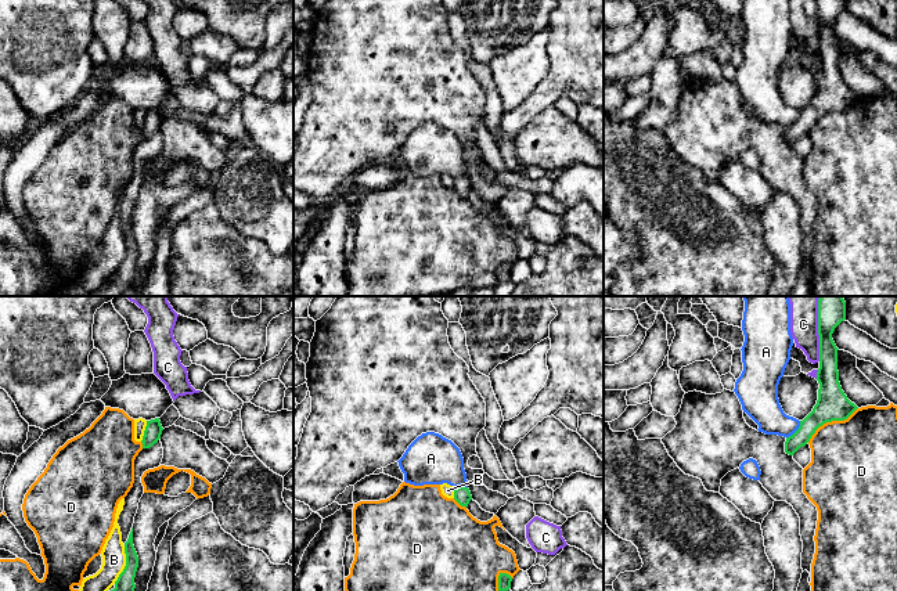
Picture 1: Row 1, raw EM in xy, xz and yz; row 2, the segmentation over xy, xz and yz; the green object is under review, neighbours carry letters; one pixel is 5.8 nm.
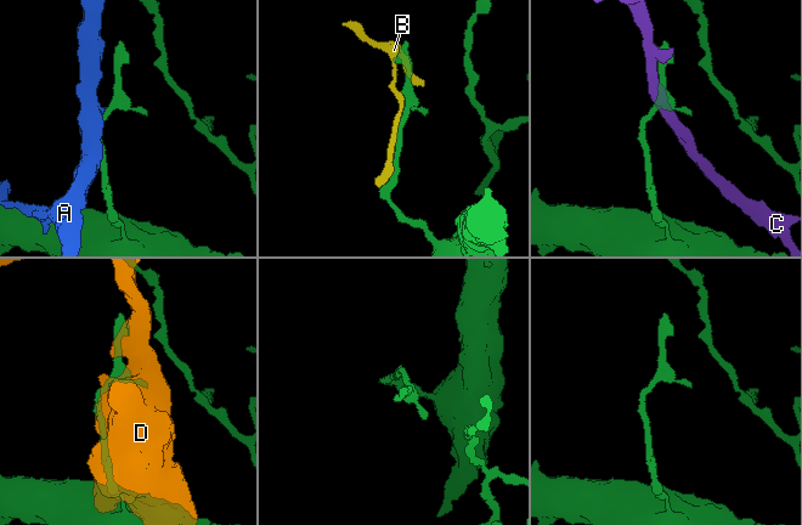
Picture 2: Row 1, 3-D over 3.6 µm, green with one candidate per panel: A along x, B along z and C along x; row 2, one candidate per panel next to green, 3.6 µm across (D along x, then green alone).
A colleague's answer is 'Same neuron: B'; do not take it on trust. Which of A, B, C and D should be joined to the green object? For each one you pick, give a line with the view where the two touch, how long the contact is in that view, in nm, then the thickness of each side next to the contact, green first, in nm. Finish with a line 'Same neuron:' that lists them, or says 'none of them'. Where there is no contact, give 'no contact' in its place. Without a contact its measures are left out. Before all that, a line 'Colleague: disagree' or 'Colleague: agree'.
Colleague: agree
B: xy | 240 nm | 140/140 nm
Same neuron: B

